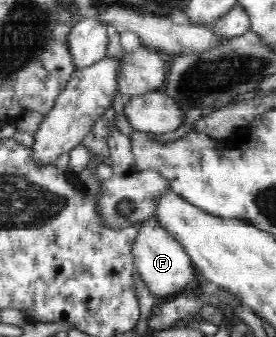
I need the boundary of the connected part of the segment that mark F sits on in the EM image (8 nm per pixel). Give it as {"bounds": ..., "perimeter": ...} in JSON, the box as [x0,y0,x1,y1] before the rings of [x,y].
{"bounds":[131,216,198,298],"perimeter":[[[152,216],[142,223],[131,249],[135,271],[148,286],[155,298],[179,295],[190,289],[198,280],[197,268],[186,250],[170,232],[160,226],[158,218]]]}

